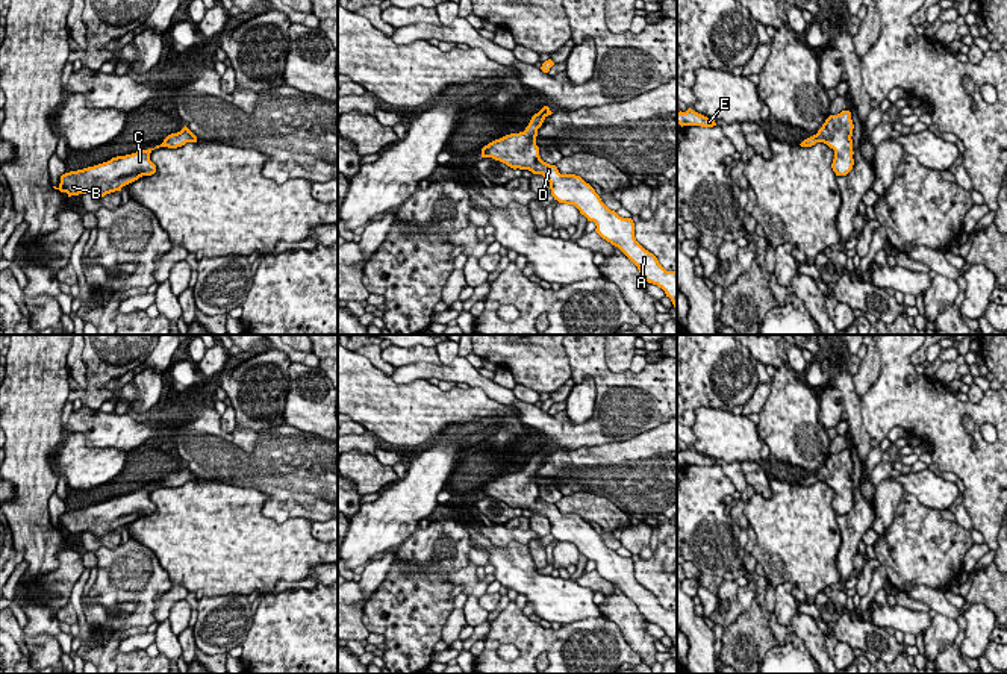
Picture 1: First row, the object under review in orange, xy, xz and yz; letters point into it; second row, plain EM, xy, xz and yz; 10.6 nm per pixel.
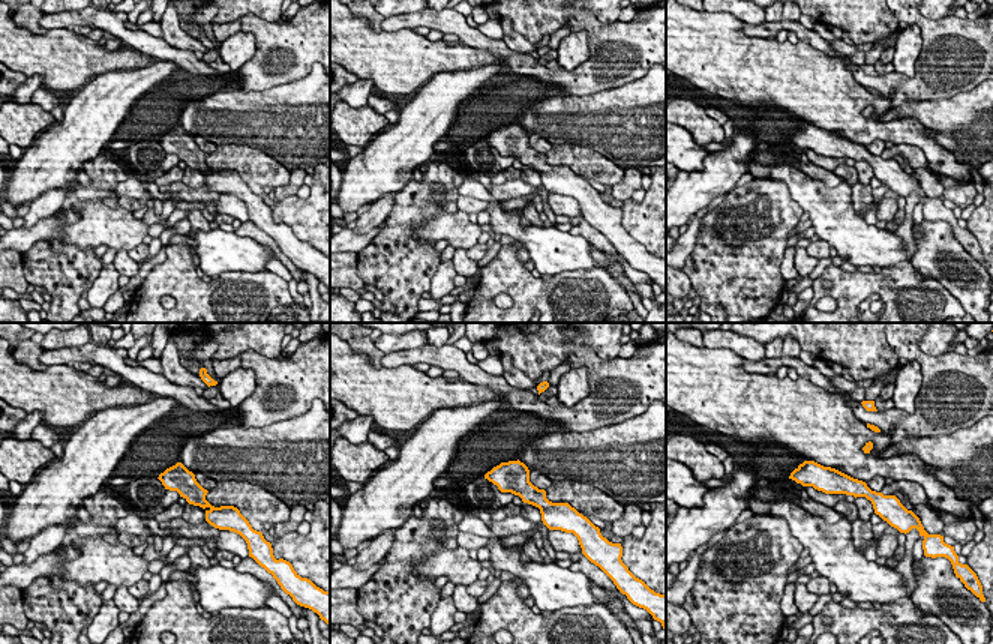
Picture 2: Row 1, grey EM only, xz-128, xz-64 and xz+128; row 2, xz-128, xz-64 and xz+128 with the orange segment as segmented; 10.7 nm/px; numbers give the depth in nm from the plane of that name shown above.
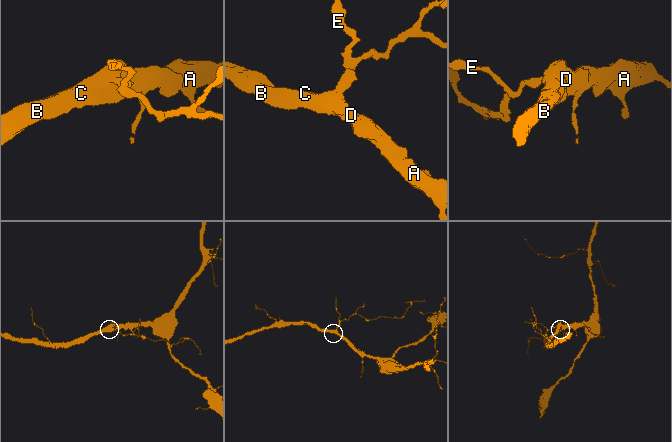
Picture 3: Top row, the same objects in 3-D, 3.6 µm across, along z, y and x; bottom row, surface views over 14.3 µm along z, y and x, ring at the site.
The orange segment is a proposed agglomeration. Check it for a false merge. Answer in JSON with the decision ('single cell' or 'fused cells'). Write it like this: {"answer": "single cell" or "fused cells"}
{"answer": "single cell"}

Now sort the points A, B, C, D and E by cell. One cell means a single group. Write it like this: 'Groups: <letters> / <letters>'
Groups: A B C D E

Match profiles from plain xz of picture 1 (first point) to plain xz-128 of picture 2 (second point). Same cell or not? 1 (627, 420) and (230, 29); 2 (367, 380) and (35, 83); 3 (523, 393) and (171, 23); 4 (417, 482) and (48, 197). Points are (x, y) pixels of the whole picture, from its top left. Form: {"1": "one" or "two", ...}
{"1": "two", "2": "two", "3": "one", "4": "two"}

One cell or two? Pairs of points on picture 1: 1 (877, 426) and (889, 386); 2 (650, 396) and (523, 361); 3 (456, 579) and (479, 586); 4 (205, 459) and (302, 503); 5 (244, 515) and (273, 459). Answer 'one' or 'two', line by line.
1: one
2: two
3: one
4: one
5: two

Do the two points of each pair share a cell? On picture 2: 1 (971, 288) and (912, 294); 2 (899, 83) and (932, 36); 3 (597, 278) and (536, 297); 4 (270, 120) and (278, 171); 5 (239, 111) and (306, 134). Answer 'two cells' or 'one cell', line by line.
1: two cells
2: one cell
3: one cell
4: two cells
5: one cell

